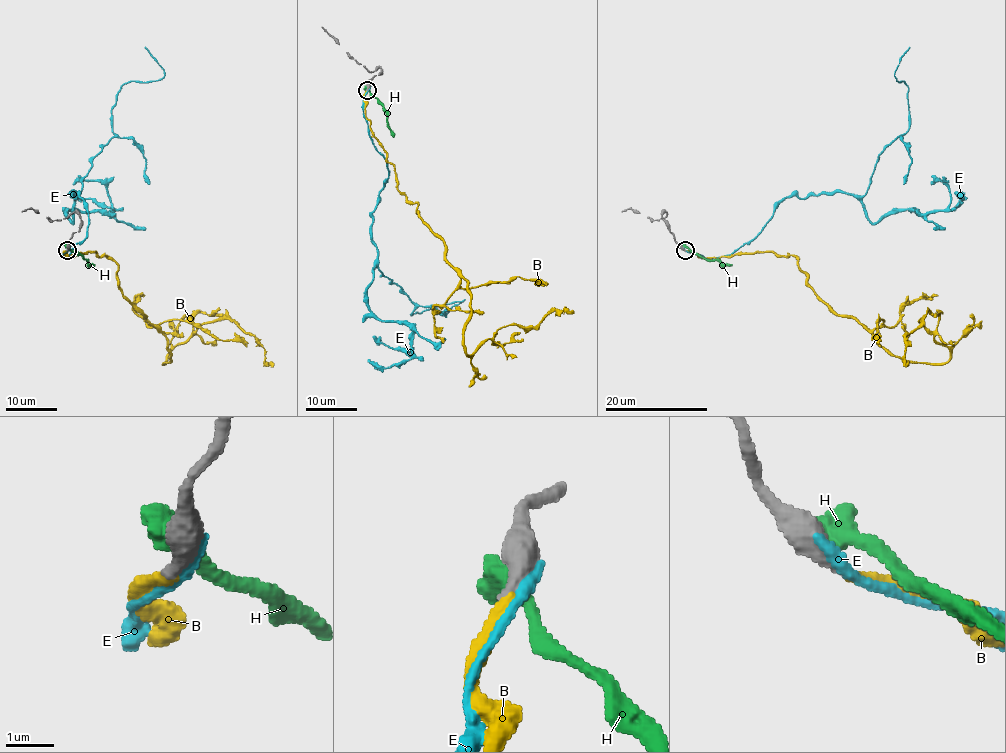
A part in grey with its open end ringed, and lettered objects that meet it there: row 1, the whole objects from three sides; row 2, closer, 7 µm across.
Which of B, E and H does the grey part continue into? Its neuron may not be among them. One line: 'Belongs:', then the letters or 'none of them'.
Belongs: B

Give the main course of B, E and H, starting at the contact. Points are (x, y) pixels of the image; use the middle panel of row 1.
B: (367, 89), (365, 117), (399, 191), (467, 282), (463, 350), (471, 355), (500, 328), (573, 310)
E: (369, 88), (362, 109), (388, 176), (372, 213), (377, 268), (411, 300), (412, 314), (464, 300), (445, 314)
H: (367, 86), (383, 107), (393, 137)

